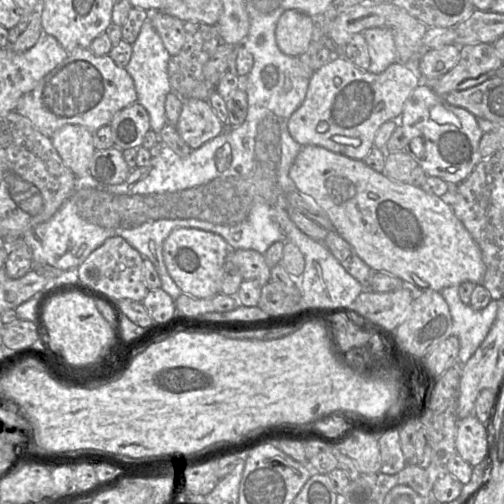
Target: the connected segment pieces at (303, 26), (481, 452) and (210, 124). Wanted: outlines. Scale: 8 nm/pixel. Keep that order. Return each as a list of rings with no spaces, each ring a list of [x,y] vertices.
[[[286,10],[279,18],[275,39],[280,51],[291,57],[303,54],[312,41],[315,18],[297,11]]]
[[[471,414],[464,419],[458,419],[457,435],[455,440],[456,452],[472,467],[480,464],[488,455],[488,440],[485,424],[486,422],[480,422],[474,414]]]
[[[188,99],[183,100],[175,128],[181,139],[195,150],[221,134],[224,131],[224,124],[208,101]]]

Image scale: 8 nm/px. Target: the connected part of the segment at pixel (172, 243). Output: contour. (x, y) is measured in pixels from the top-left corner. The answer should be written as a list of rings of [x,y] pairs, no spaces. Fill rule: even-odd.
[[[195,228],[175,229],[163,243],[163,259],[168,274],[182,293],[199,299],[221,293],[224,265],[229,253],[230,247],[221,236]]]

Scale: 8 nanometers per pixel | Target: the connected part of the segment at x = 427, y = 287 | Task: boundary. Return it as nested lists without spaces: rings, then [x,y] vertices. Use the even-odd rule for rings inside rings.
[[[315,145],[302,147],[289,170],[289,177],[299,192],[312,197],[325,211],[334,230],[372,270],[400,278],[414,293],[441,292],[463,282],[482,283],[486,267],[481,250],[442,198],[409,183],[396,182],[373,170],[363,160],[354,160]]]

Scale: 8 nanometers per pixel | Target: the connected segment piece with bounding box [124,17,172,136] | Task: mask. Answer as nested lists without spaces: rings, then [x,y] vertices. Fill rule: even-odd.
[[[148,17],[142,24],[140,33],[132,45],[132,55],[127,64],[126,71],[133,79],[137,93],[137,103],[141,104],[148,112],[150,129],[158,136],[166,124],[165,101],[167,95],[172,91],[168,78],[168,62],[170,54],[164,47],[162,40]]]

